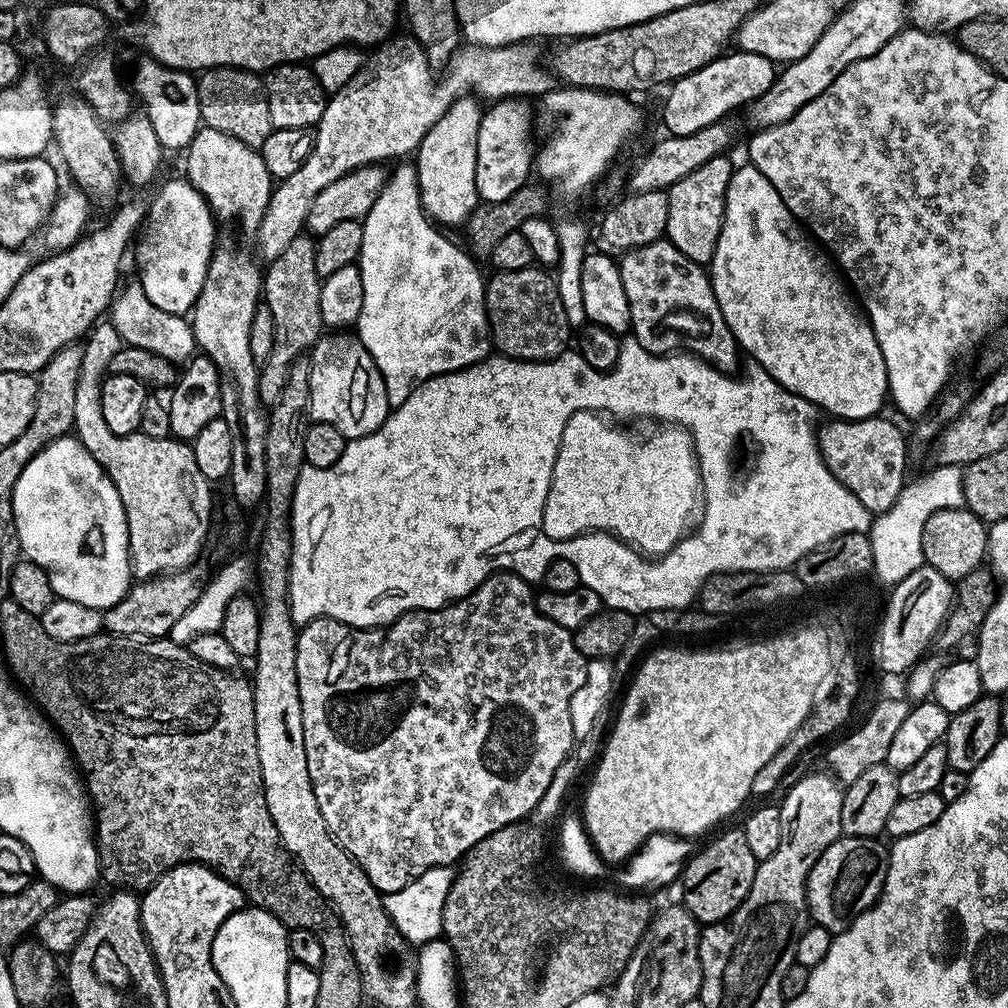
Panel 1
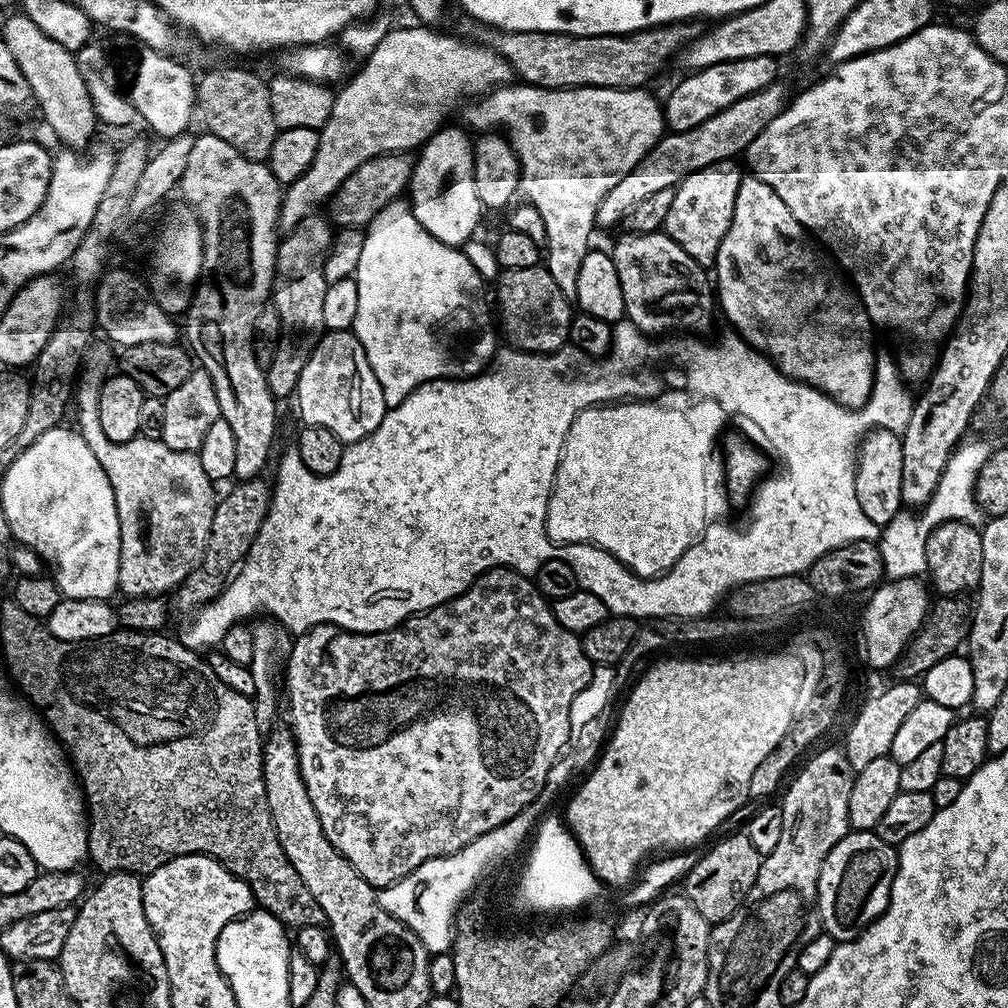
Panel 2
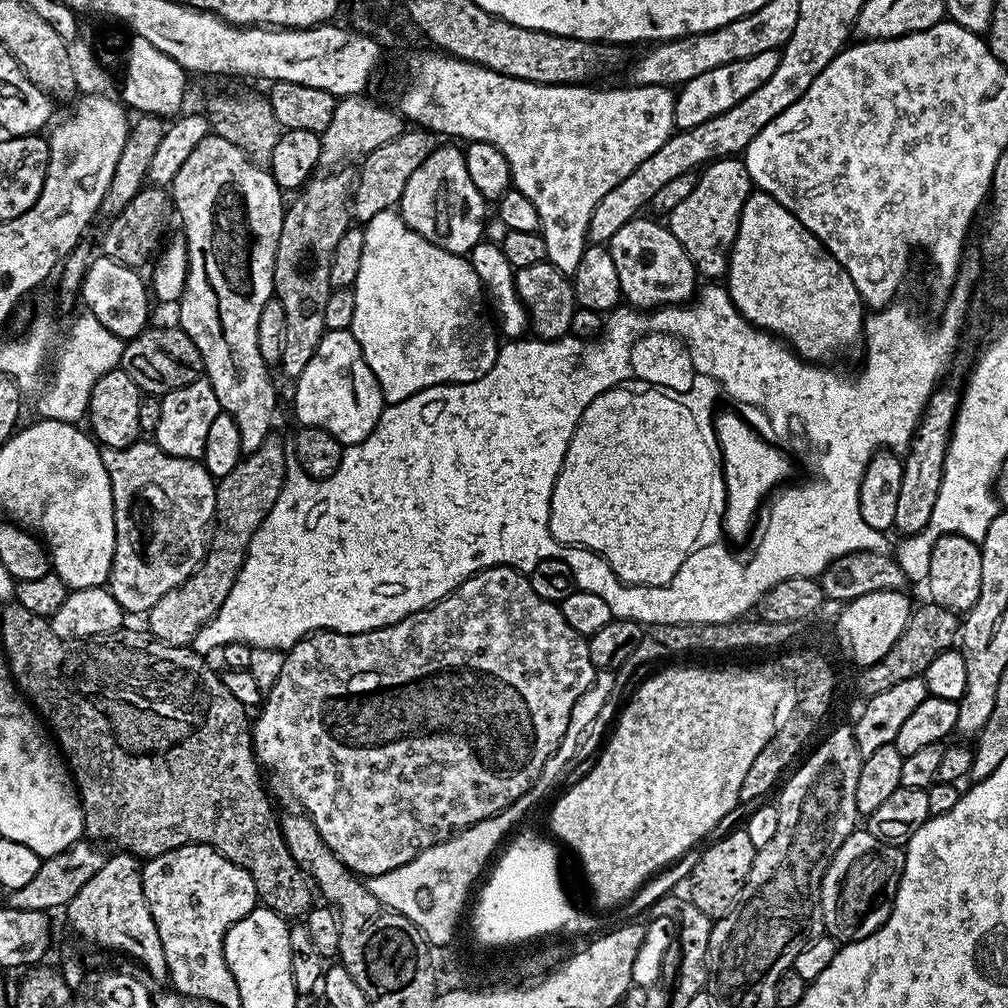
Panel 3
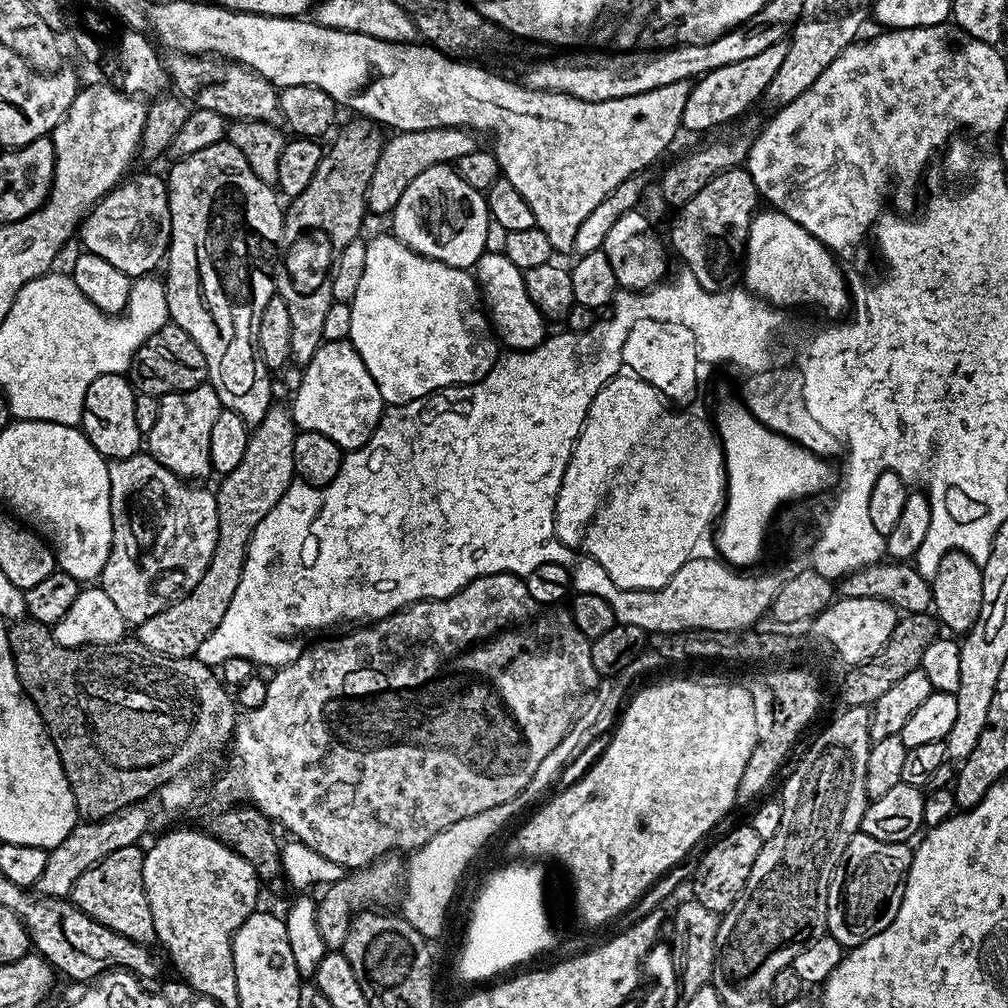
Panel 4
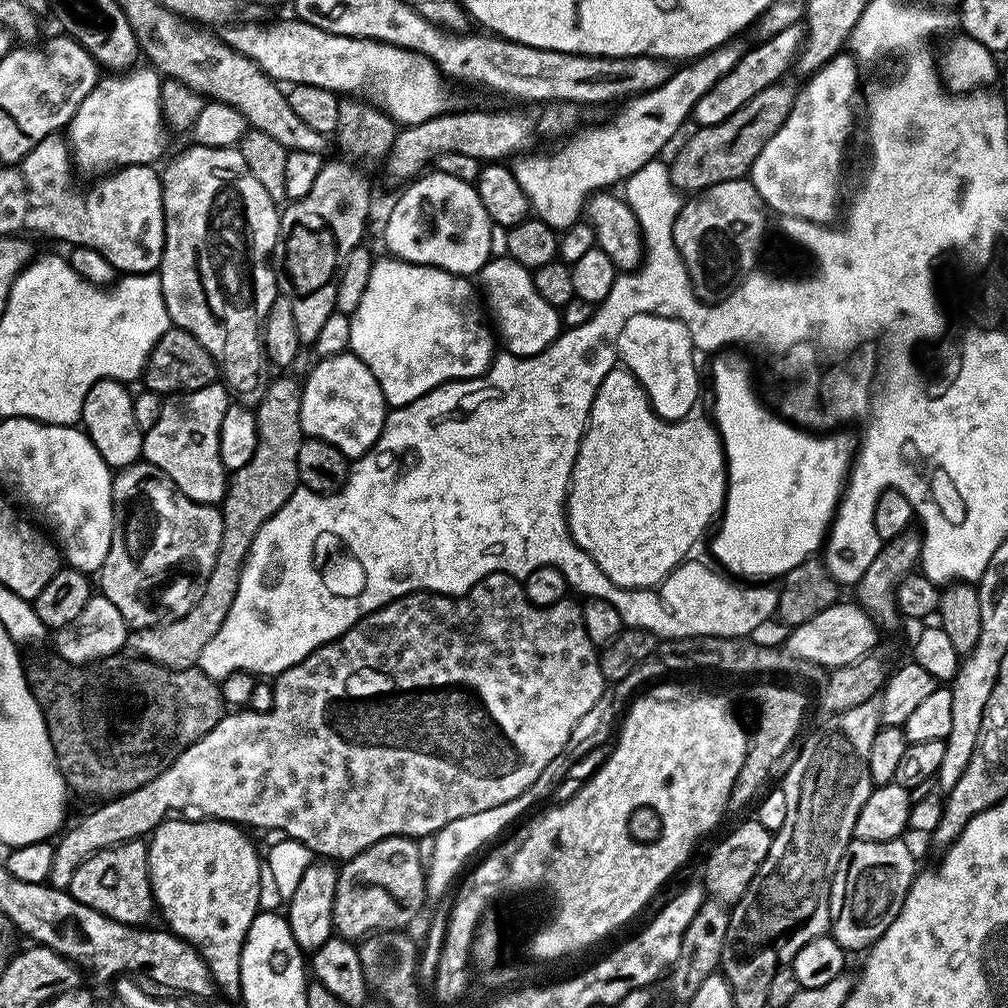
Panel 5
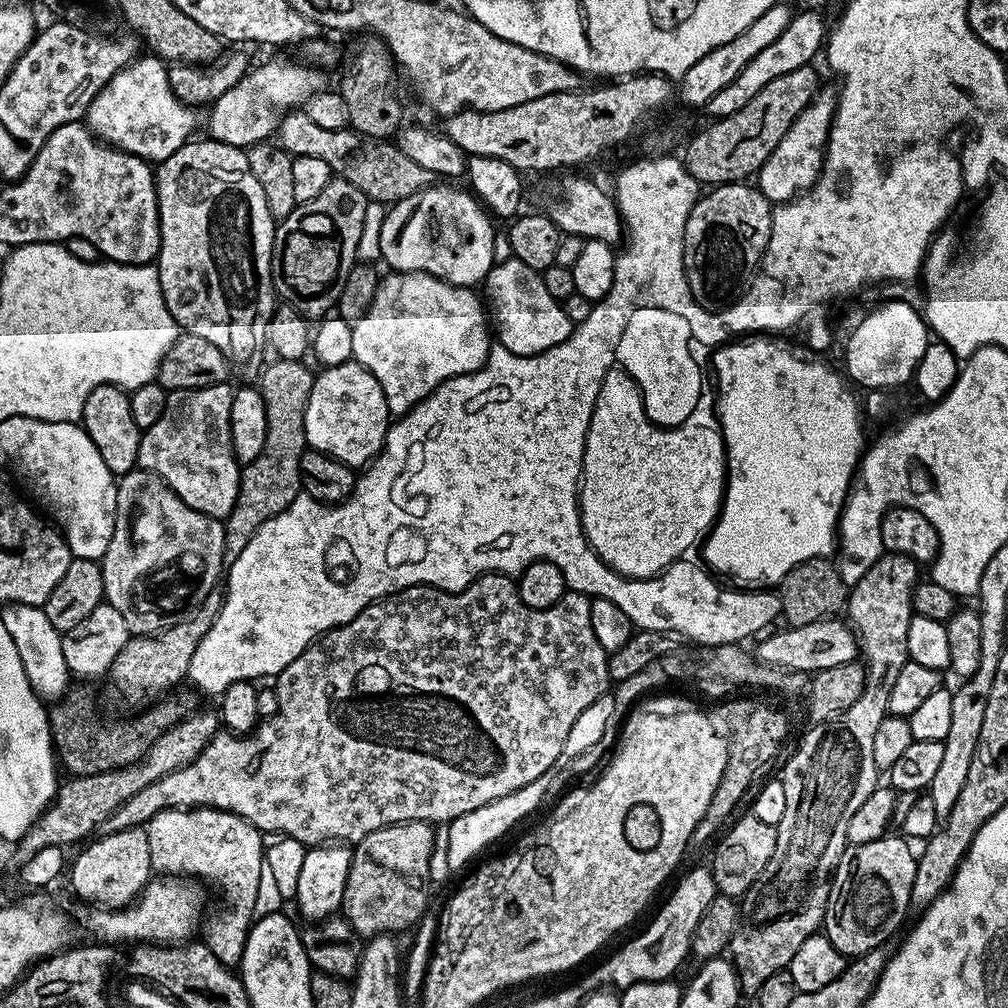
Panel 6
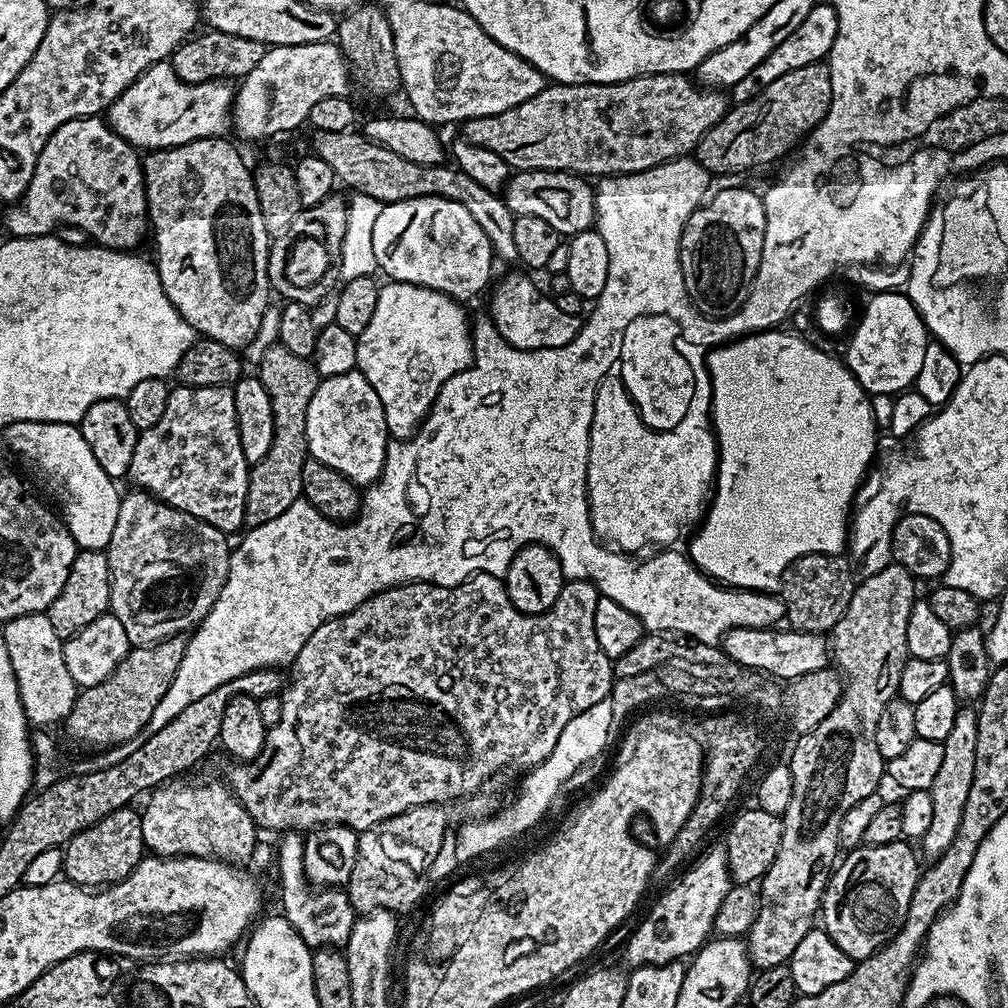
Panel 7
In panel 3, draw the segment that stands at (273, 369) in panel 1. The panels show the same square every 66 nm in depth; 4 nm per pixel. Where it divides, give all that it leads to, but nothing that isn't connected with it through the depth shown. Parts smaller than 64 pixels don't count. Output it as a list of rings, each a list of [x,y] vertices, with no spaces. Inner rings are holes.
[[[332,170],[329,176],[317,175],[308,181],[303,188],[295,193],[296,201],[287,205],[282,234],[278,238],[278,250],[274,262],[274,289],[275,299],[282,302],[282,310],[286,310],[286,342],[282,346],[282,358],[278,365],[294,382],[306,370],[310,358],[314,358],[314,350],[318,350],[318,342],[322,342],[326,331],[326,302],[334,291],[330,282],[330,266],[334,258],[334,250],[338,247],[338,238],[346,234],[350,227],[350,205],[354,191],[354,176],[344,170]]]

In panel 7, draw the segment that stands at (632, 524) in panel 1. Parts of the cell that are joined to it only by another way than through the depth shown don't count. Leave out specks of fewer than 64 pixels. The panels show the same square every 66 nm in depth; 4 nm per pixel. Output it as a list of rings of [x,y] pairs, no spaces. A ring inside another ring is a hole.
[[[604,377],[604,388],[600,388],[600,397],[594,398],[594,418],[590,422],[590,438],[588,439],[588,473],[586,482],[588,483],[588,513],[592,523],[592,532],[601,544],[625,554],[640,554],[643,548],[664,550],[672,544],[684,531],[695,529],[701,523],[706,509],[710,504],[710,497],[714,492],[714,481],[716,478],[716,465],[718,463],[718,449],[712,429],[702,426],[698,420],[684,420],[683,426],[673,428],[669,436],[652,436],[652,432],[644,432],[640,428],[640,420],[636,420],[636,412],[632,412],[632,404],[628,404],[626,386],[622,386],[620,380],[607,380]]]

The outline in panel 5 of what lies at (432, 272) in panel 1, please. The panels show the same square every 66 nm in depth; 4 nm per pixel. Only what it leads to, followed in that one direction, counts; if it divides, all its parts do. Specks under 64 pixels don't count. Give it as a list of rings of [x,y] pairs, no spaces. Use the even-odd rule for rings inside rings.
[[[377,259],[372,265],[366,294],[362,294],[358,310],[350,314],[348,343],[352,355],[368,367],[370,374],[374,374],[384,395],[385,405],[389,409],[401,408],[422,398],[439,384],[449,384],[452,380],[472,380],[475,376],[484,375],[494,359],[494,332],[486,319],[477,285],[467,276],[455,276],[441,268],[387,259]]]

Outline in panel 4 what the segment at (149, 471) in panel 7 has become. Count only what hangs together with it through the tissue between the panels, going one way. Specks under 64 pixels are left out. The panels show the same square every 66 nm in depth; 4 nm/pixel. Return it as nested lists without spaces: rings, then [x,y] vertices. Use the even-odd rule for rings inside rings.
[[[205,383],[194,390],[175,392],[160,397],[158,423],[154,430],[146,433],[147,451],[166,470],[188,482],[200,482],[203,476],[211,477],[212,459],[210,458],[210,434],[214,434],[214,422],[222,411],[218,394],[212,385]]]

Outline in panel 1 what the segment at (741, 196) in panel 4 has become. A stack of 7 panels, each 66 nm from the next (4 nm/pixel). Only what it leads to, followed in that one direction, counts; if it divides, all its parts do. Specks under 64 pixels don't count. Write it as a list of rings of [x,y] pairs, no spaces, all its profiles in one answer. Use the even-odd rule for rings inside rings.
[[[727,155],[710,158],[710,162],[702,162],[698,170],[686,174],[678,182],[674,182],[668,193],[668,231],[667,240],[686,258],[695,264],[708,266],[712,263],[714,246],[718,242],[718,234],[722,230],[724,221],[724,207],[726,206],[726,190],[730,186],[730,178],[734,171],[734,164],[728,161]]]

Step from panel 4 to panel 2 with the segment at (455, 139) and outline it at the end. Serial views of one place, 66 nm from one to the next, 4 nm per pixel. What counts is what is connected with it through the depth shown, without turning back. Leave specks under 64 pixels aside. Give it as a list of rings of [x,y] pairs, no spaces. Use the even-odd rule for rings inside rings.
[[[387,152],[381,156],[370,158],[370,162],[362,162],[354,174],[350,174],[340,183],[340,189],[331,197],[332,212],[330,220],[337,229],[367,229],[380,211],[393,201],[405,195],[412,178],[414,160],[407,152]]]

